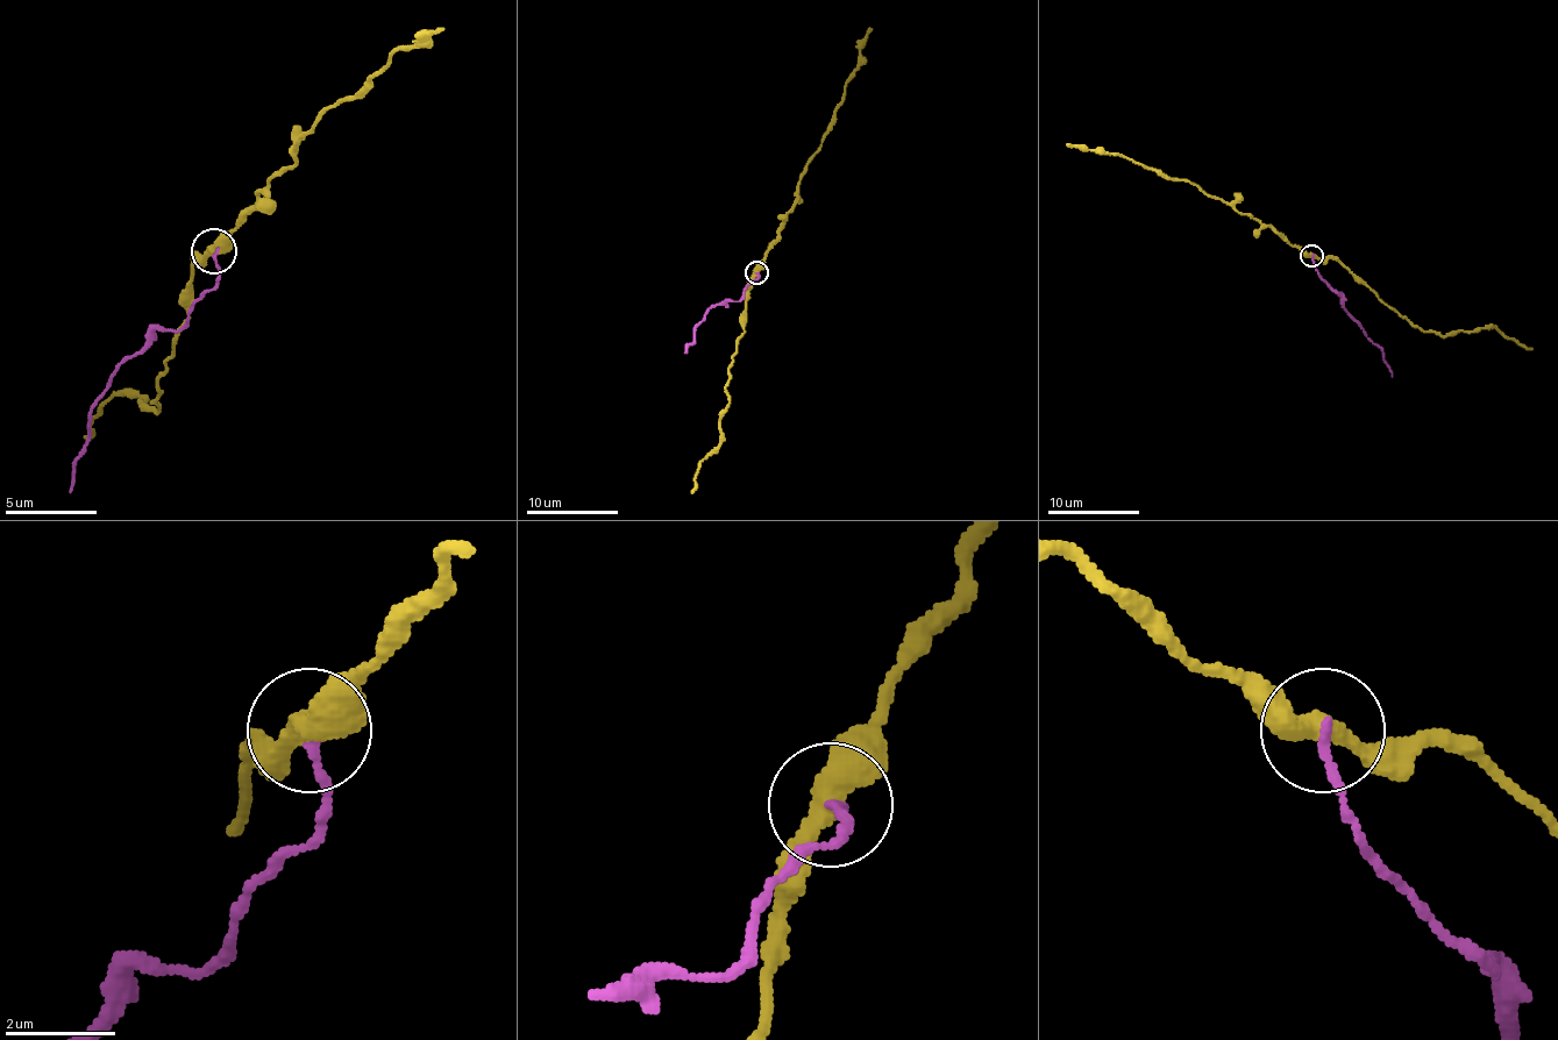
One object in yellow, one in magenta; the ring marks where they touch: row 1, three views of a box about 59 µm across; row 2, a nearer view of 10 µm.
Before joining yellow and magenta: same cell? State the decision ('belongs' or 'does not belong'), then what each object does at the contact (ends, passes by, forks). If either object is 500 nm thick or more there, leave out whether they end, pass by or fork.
does not belong; yellow passes by; magenta ends

